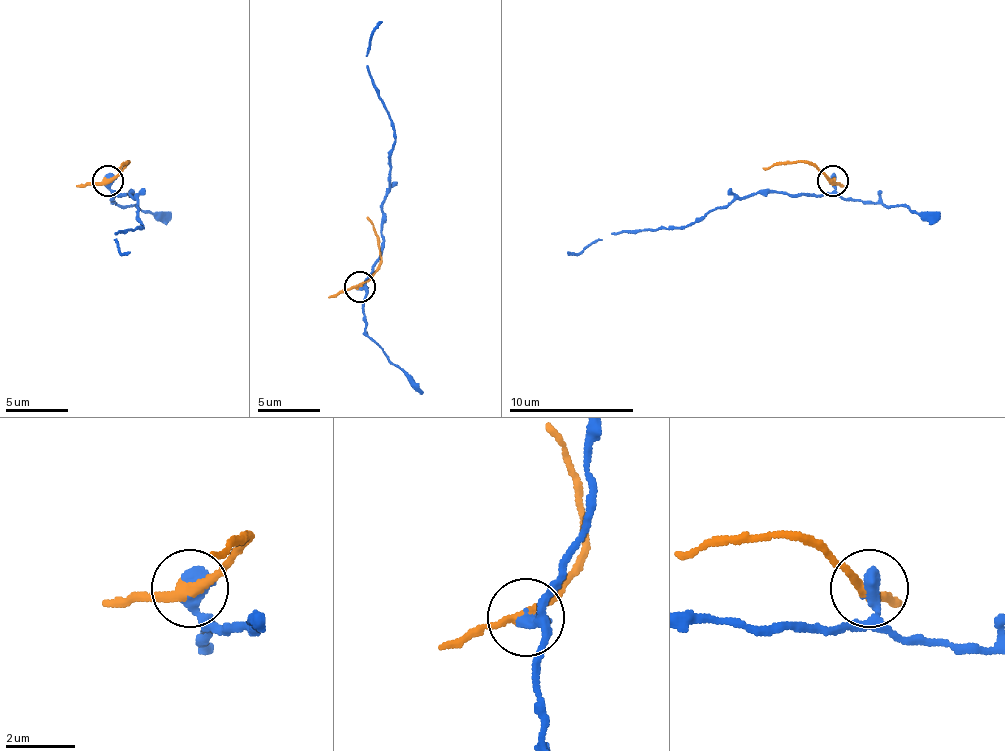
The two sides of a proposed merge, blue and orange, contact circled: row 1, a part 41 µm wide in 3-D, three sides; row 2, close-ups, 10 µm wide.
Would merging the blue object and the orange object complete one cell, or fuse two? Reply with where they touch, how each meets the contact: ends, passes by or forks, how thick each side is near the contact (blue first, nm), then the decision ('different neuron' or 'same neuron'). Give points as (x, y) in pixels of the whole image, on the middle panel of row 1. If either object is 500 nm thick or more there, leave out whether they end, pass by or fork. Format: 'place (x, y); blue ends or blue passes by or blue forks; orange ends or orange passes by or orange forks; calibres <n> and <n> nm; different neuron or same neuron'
place (359, 286); calibres 550 and 260 nm; different neuron

